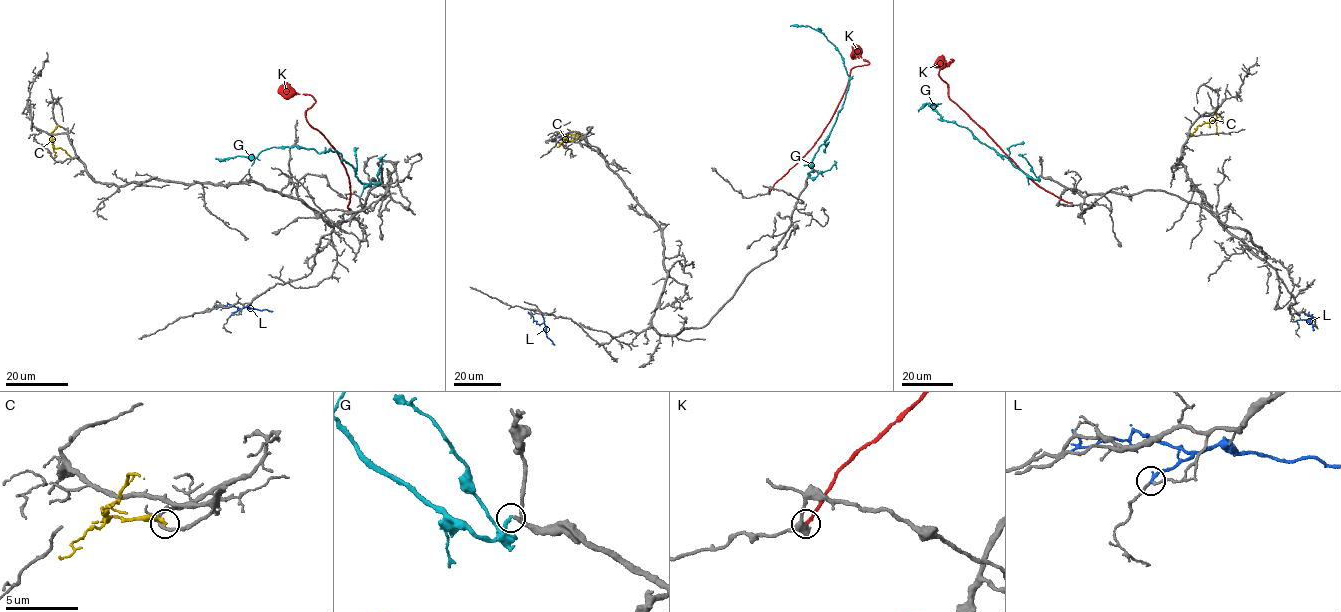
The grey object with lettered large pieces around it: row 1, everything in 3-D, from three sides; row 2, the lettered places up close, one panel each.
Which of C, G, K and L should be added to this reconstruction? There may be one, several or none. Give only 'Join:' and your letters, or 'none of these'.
Join: G

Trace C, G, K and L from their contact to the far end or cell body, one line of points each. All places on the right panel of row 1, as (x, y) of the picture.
C: (1214, 110), (1216, 118), (1197, 126), (1193, 133), (1195, 136)
G: (1039, 176), (1034, 179), (1025, 174), (971, 131), (941, 120), (928, 102), (923, 106), (941, 103)
K: (1072, 203), (1034, 182), (952, 101), (947, 84), (938, 74), (942, 66), (952, 59)
L: (1296, 321), (1309, 320), (1313, 330)

